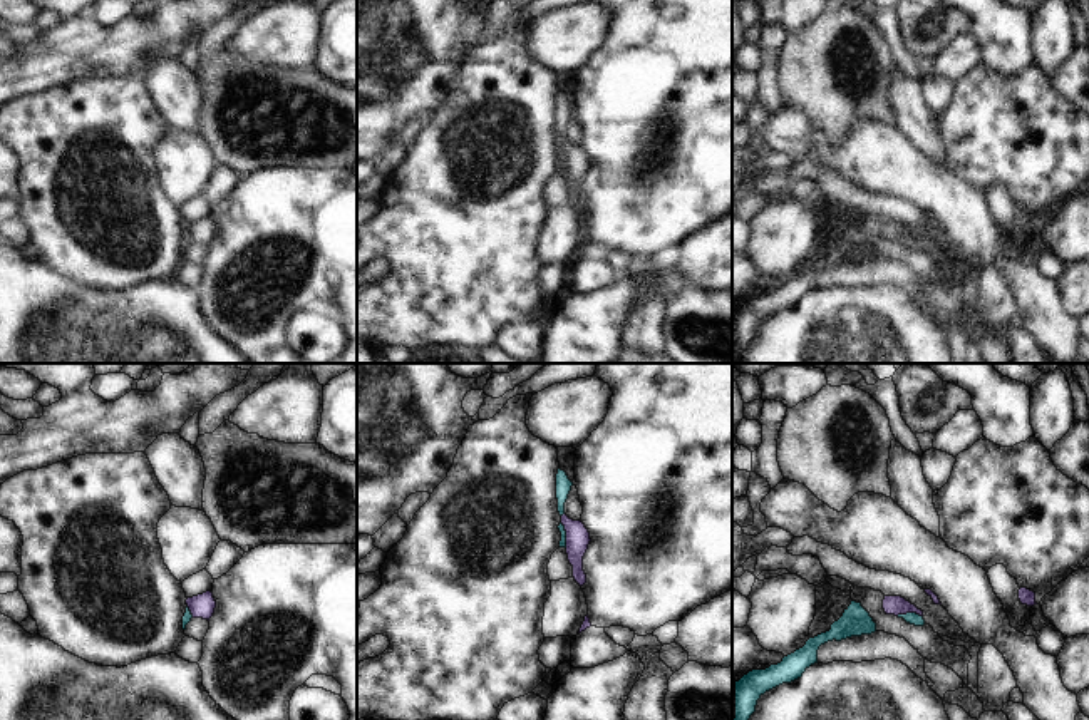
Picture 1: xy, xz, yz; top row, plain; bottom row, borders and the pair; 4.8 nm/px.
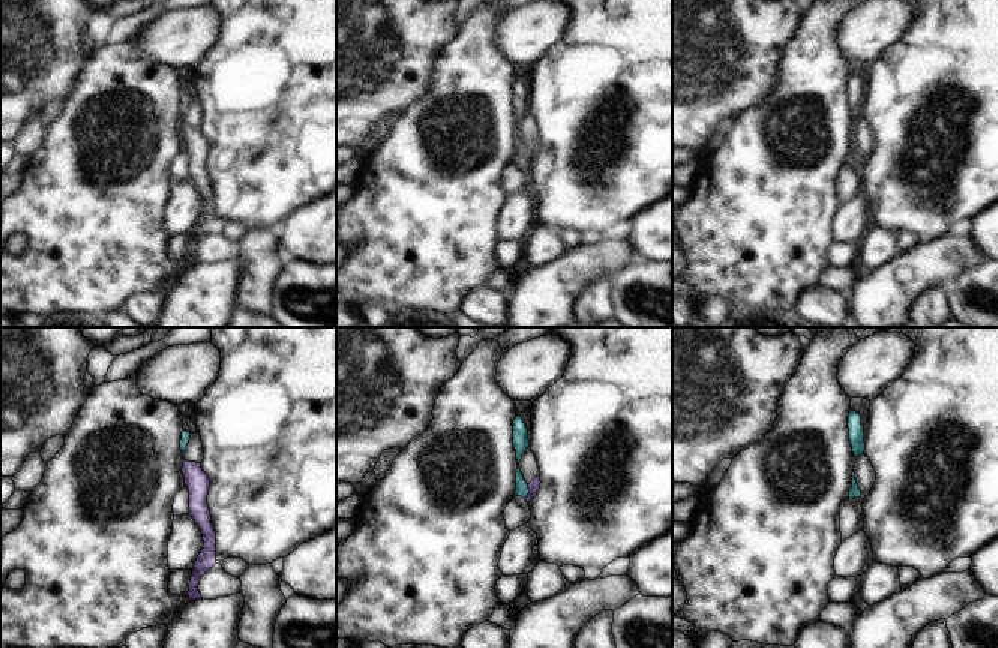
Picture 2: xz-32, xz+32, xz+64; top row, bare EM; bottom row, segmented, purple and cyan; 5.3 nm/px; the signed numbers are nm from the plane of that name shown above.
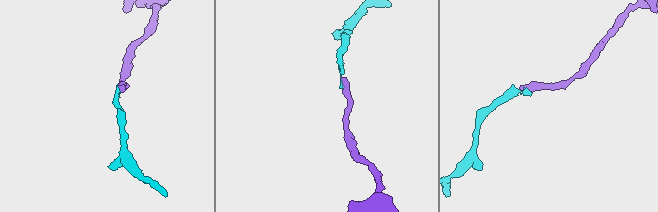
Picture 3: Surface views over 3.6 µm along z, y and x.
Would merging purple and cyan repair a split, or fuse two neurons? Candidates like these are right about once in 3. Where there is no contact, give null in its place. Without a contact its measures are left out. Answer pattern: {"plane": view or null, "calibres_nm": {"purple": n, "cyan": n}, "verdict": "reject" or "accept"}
{"plane": "yz", "calibres_nm": {"purple": 100, "cyan": 60}, "verdict": "accept"}

